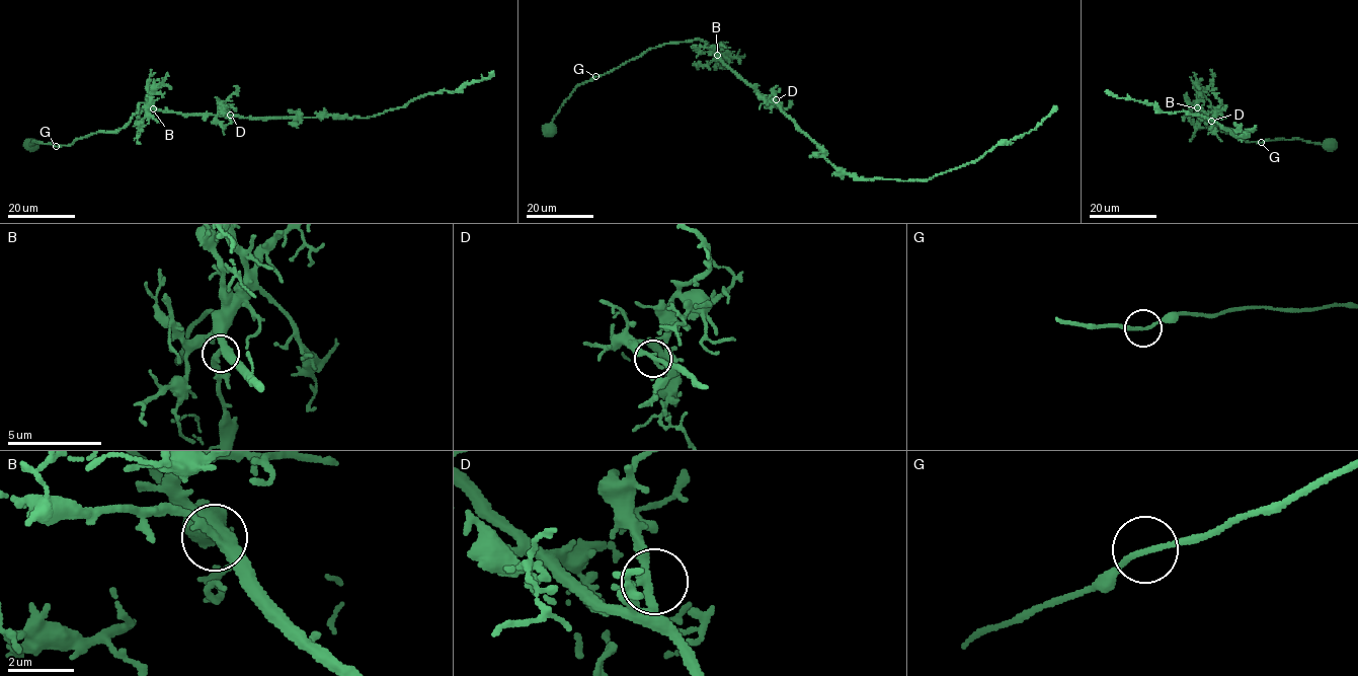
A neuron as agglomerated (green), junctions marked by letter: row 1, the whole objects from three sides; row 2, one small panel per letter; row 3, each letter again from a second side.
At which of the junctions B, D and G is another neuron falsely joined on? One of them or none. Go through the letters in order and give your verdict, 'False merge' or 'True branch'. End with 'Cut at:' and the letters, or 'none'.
B: True branch
D: True branch
G: True branch
Cut at: none

